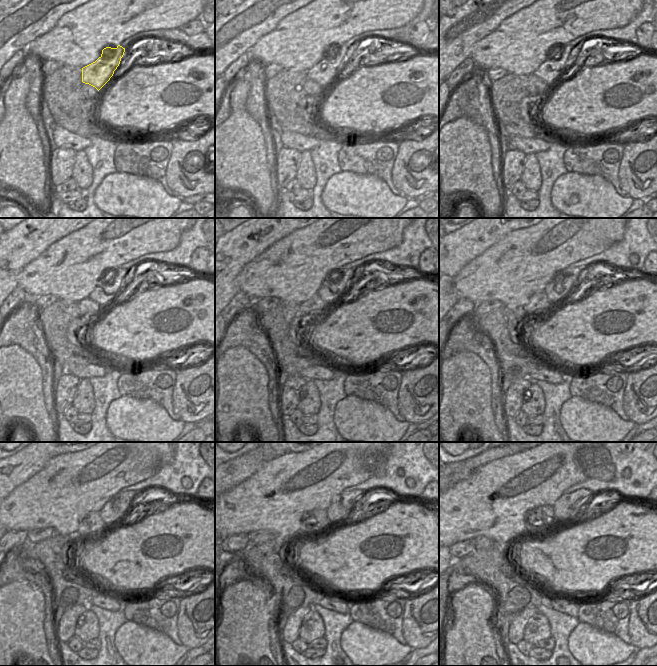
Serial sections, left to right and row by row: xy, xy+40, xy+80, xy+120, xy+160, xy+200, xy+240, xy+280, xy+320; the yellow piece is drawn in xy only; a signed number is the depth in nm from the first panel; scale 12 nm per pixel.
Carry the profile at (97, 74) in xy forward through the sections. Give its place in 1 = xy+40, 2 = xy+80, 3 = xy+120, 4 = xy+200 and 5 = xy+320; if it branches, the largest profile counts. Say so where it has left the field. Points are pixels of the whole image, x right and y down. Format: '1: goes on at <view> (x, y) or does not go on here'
1: goes on at xy+40 (323, 73)
2: goes on at xy+80 (556, 63)
3: goes on at xy+120 (108, 288)
4: goes on at xy+200 (562, 284)
5: goes on at xy+320 (565, 508)

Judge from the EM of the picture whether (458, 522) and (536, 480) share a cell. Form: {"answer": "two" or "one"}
{"answer": "one"}

